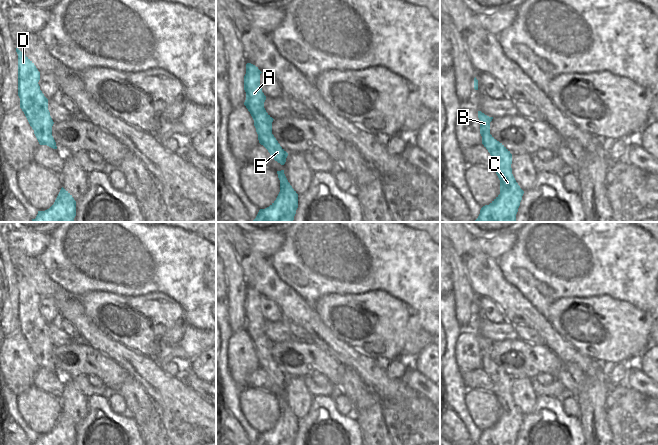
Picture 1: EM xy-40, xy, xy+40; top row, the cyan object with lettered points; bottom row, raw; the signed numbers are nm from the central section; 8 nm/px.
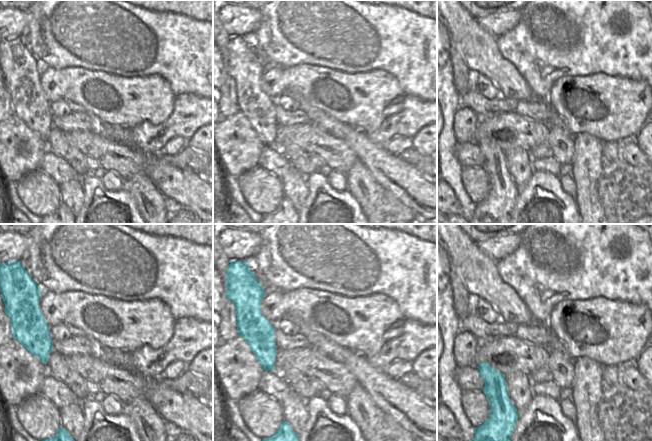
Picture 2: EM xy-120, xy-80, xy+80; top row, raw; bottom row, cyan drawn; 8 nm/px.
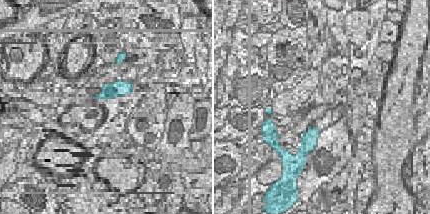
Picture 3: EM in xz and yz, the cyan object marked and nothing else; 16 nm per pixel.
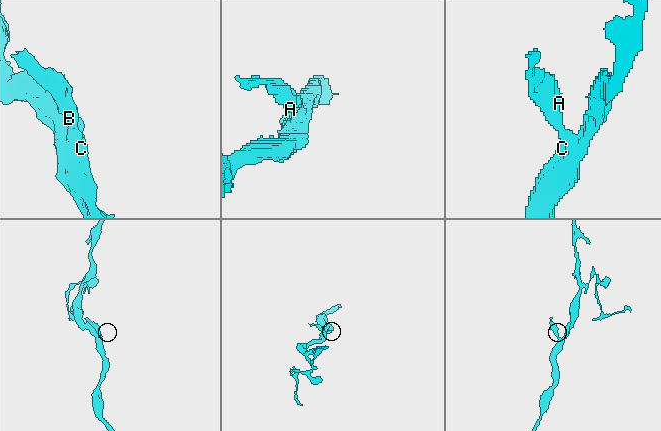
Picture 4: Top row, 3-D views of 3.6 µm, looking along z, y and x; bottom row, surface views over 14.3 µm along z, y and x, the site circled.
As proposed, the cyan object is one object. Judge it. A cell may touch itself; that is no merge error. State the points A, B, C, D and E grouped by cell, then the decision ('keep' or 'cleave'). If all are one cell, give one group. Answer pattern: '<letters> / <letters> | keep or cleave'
A B C D E | keep

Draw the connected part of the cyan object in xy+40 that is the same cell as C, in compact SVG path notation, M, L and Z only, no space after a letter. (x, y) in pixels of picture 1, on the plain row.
M478 335L482 368L492 380L492 392L500 404L500 418L489 428L481 432L475 445L516 445L516 438L524 415L512 398L512 378L490 358L489 341Z

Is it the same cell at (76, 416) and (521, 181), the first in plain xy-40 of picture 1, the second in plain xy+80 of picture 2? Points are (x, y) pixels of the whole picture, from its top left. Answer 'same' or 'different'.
same

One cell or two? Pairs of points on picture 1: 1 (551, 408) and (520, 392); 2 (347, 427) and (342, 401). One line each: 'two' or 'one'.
1: two
2: two

